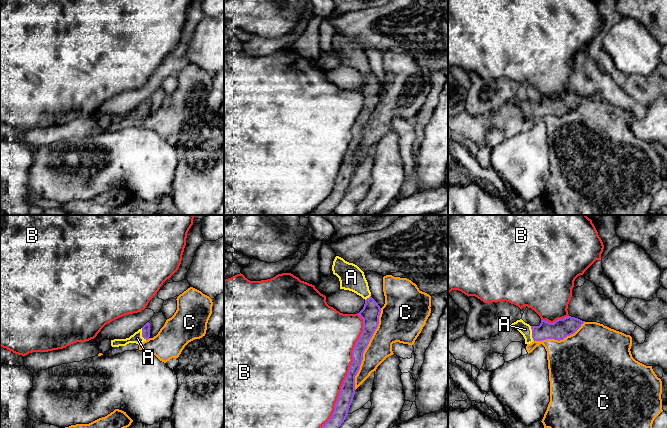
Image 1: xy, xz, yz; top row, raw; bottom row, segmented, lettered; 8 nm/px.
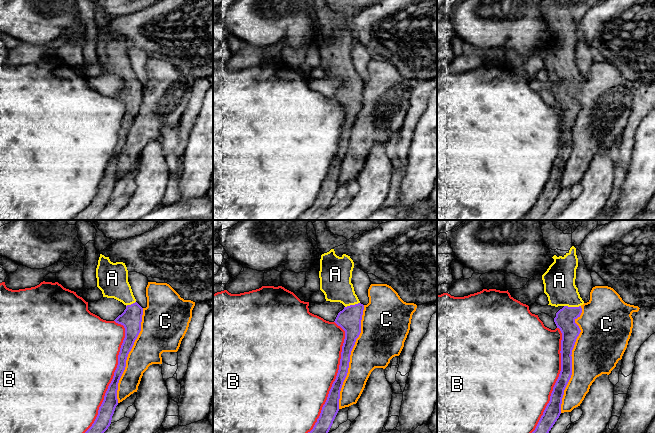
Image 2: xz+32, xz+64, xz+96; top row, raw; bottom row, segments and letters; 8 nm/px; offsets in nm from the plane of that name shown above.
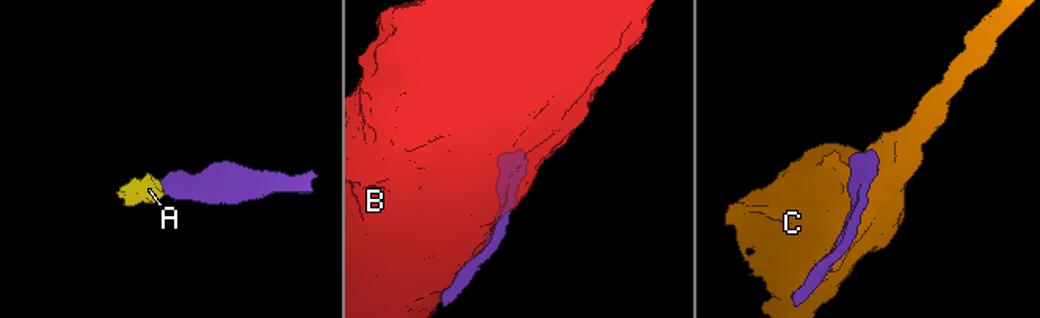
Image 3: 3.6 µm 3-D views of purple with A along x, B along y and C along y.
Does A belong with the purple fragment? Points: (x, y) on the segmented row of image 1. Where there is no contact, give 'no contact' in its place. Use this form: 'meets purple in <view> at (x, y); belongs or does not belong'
meets purple in yz at (532, 333); belongs

